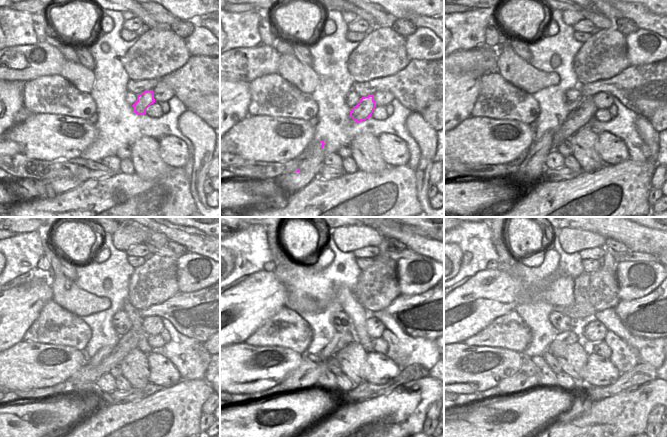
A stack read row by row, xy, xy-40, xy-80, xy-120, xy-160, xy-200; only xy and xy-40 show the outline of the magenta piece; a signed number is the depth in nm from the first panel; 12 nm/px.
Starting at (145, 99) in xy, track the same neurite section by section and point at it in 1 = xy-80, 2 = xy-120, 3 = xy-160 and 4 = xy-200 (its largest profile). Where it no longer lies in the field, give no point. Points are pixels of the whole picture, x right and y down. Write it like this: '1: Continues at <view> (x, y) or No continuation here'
1: Continues at xy-80 (577, 118)
2: Continues at xy-120 (102, 362)
3: Continues at xy-160 (307, 373)
4: Continues at xy-200 (527, 377).

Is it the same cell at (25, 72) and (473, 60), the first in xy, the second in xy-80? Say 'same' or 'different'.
same

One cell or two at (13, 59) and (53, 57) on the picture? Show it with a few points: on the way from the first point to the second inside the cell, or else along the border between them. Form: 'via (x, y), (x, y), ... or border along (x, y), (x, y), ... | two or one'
via (23, 63), (43, 62) | one

